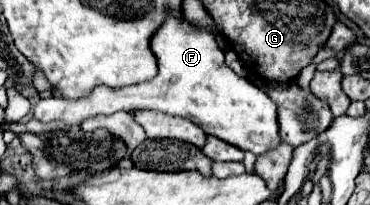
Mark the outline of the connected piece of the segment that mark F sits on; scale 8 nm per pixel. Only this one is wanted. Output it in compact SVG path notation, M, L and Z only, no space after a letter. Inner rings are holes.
M168 17L164 25L154 33L152 37L152 51L158 57L158 75L150 81L122 87L122 89L110 89L110 87L96 87L88 97L84 99L40 99L38 105L34 107L34 117L42 123L62 119L68 125L80 125L80 121L94 117L94 115L110 115L116 111L132 111L132 109L154 109L162 111L168 115L178 115L194 121L198 127L202 127L208 135L214 135L242 151L252 151L254 155L266 153L266 149L274 149L274 145L280 145L280 133L278 133L278 113L276 113L276 103L252 81L246 77L236 75L226 63L224 63L224 53L220 51L216 37L208 29L198 29L186 19L178 21L174 17Z

